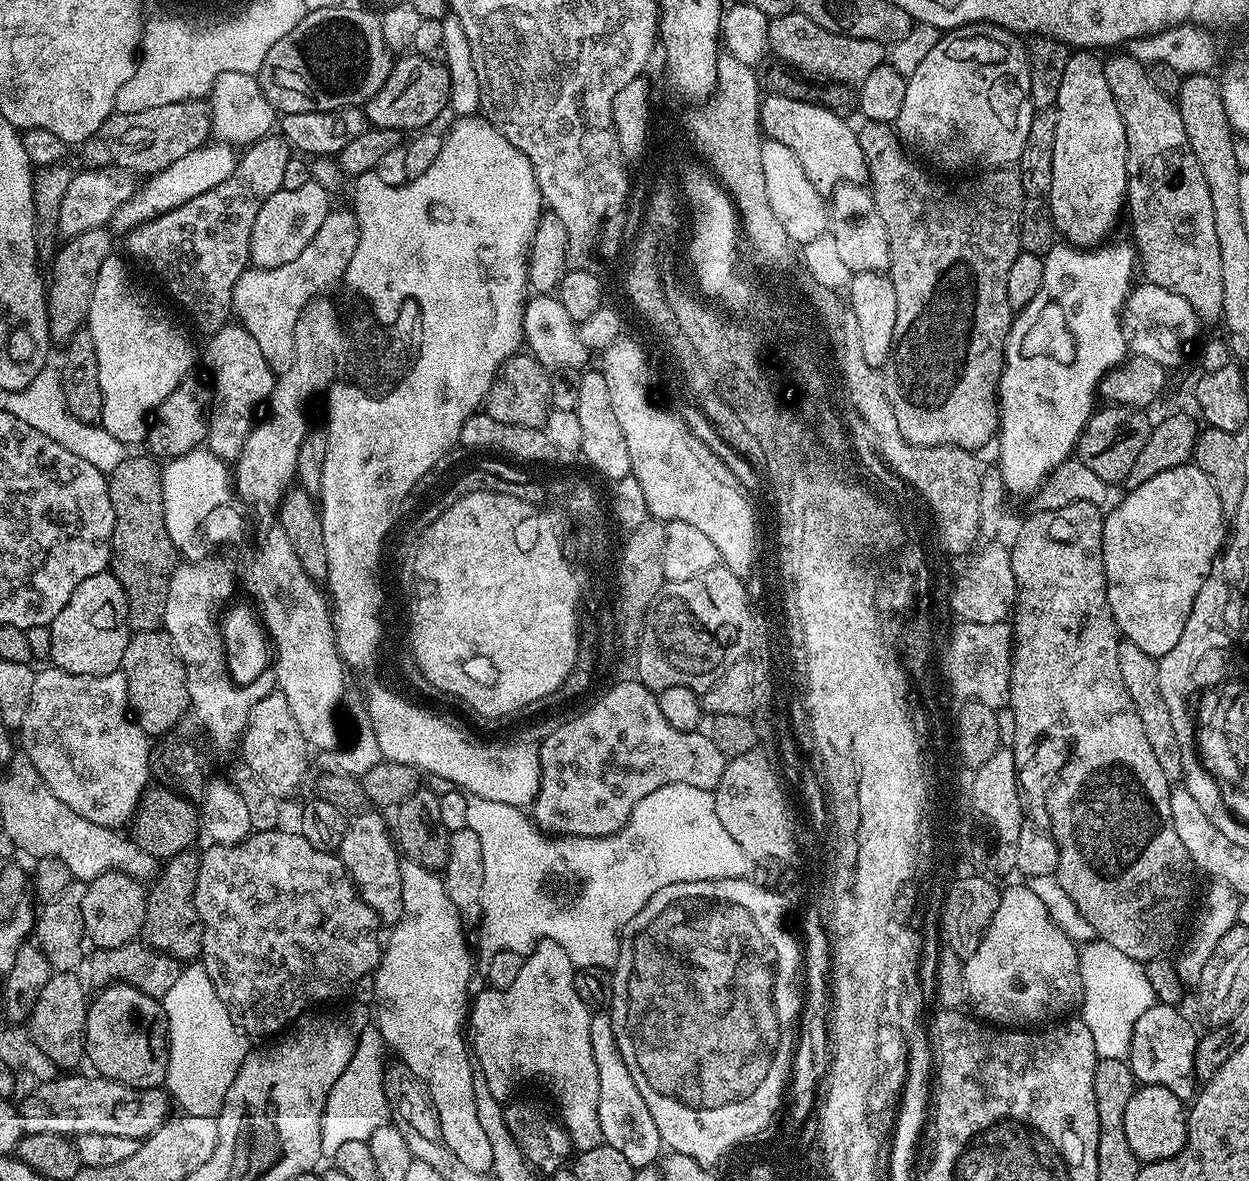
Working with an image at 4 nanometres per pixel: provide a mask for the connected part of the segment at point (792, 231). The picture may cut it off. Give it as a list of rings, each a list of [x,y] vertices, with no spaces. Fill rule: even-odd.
[[[765,139],[760,145],[762,152],[762,171],[766,177],[766,194],[774,206],[774,218],[782,222],[782,230],[786,230],[789,241],[803,246],[811,242],[830,228],[830,208],[825,197],[806,178],[806,170],[802,170],[802,162],[794,158],[794,150],[790,146],[782,146],[782,142]]]

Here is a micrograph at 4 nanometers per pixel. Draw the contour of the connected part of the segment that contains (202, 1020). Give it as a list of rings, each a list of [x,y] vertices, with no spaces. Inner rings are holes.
[[[189,963],[162,1003],[168,1019],[167,1091],[187,1115],[217,1117],[245,1058],[245,1037],[234,1026],[226,1006],[222,1006],[222,998],[218,998],[203,963]]]

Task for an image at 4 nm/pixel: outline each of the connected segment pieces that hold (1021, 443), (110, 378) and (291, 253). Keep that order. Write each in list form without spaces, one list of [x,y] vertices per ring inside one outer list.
[[[1067,242],[1053,244],[1044,256],[1042,287],[1028,305],[1015,313],[1004,343],[1004,369],[1000,371],[998,389],[998,467],[1009,497],[1031,497],[1044,485],[1050,473],[1075,453],[1082,430],[1097,407],[1100,381],[1129,355],[1122,317],[1124,303],[1134,287],[1132,275],[1137,275],[1138,257],[1131,243],[1112,243],[1105,242],[1090,249],[1077,248]]]
[[[119,255],[108,256],[98,272],[98,283],[94,285],[94,294],[90,298],[86,327],[94,338],[94,351],[98,353],[98,386],[104,396],[104,404],[98,413],[99,423],[125,446],[143,445],[150,427],[150,417],[156,407],[183,380],[189,379],[191,372],[188,371],[195,366],[196,360],[198,364],[198,348],[192,345],[191,338],[182,329],[176,328],[167,310],[155,304],[151,294],[142,285],[136,284],[128,269],[129,261]]]
[[[310,182],[298,190],[280,188],[266,202],[262,202],[262,210],[258,210],[258,218],[254,218],[254,230],[250,234],[251,263],[258,268],[273,268],[286,262],[294,262],[302,250],[306,250],[310,238],[318,234],[318,226],[322,226],[322,218],[330,210],[328,204],[329,189],[321,184]]]

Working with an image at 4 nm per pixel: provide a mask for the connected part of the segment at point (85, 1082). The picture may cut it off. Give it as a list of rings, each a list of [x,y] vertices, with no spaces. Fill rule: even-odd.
[[[60,1074],[57,1075],[55,1080],[46,1080],[39,1085],[40,1088],[37,1092],[32,1092],[24,1101],[19,1101],[18,1111],[22,1118],[22,1126],[27,1134],[58,1134],[59,1136],[67,1136],[75,1138],[82,1134],[118,1134],[122,1138],[134,1138],[135,1140],[142,1141],[145,1138],[157,1132],[164,1121],[169,1119],[170,1111],[168,1112],[168,1104],[170,1105],[170,1096],[163,1087],[159,1088],[131,1088],[125,1084],[120,1084],[116,1080],[107,1080],[104,1076],[99,1074],[91,1074],[92,1076],[72,1076],[76,1074]]]

